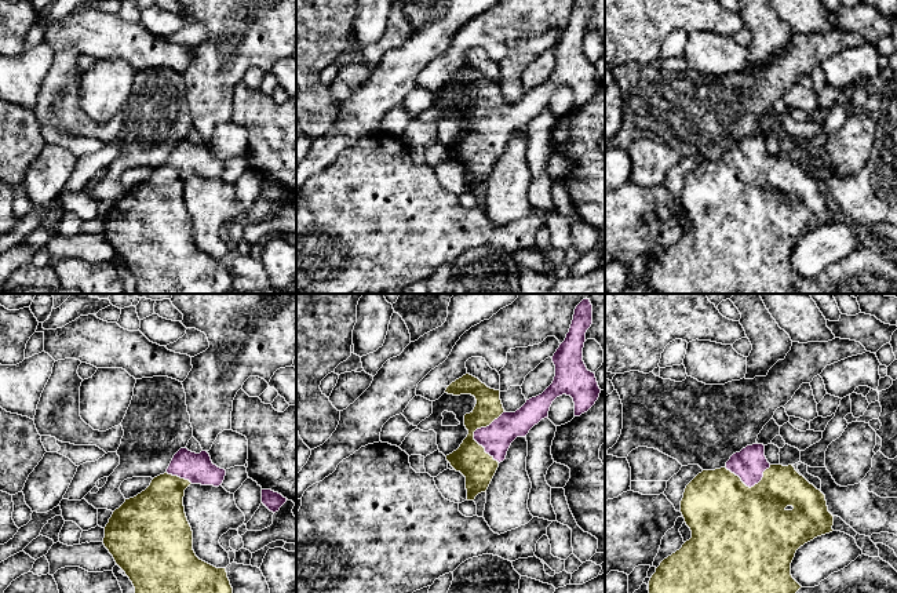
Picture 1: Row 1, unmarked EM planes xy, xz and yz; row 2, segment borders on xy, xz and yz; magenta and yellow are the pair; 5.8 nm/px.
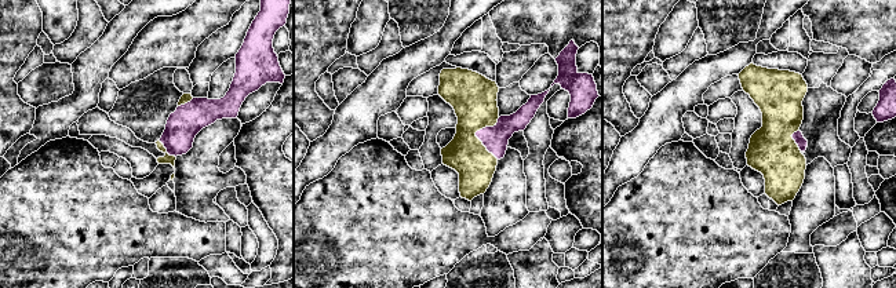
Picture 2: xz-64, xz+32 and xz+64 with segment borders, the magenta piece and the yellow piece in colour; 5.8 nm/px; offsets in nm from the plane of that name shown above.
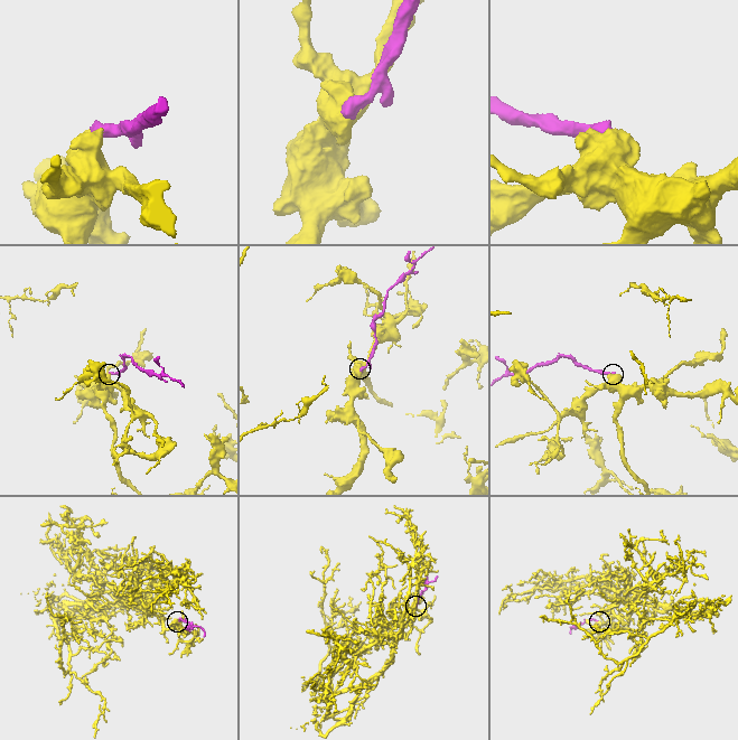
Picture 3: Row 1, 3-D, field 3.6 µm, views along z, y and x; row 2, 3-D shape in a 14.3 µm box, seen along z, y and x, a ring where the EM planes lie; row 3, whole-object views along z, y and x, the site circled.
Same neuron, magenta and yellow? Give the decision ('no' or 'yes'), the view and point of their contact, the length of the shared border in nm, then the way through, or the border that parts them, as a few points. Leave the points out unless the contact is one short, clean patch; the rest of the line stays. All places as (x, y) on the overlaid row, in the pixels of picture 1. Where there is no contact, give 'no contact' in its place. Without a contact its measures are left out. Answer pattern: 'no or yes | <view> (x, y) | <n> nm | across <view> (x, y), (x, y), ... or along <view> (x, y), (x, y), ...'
yes | xz (474, 433) | 300 nm | across xz (496, 439), (491, 433), (474, 433), (478, 443), (478, 468)

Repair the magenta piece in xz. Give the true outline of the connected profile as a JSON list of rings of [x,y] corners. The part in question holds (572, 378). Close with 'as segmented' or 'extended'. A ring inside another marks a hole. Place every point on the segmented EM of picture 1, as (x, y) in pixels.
[[[586,298],[576,306],[569,332],[551,357],[555,365],[553,383],[542,394],[526,400],[515,412],[504,411],[500,390],[488,388],[470,374],[446,388],[448,394],[471,394],[477,400],[474,410],[464,415],[467,437],[456,451],[446,455],[451,466],[466,477],[467,501],[486,492],[511,443],[517,437],[525,437],[535,425],[548,418],[557,397],[566,394],[573,399],[575,416],[595,404],[601,389],[595,374],[583,361],[586,332],[591,324],[592,305]]]; extended

